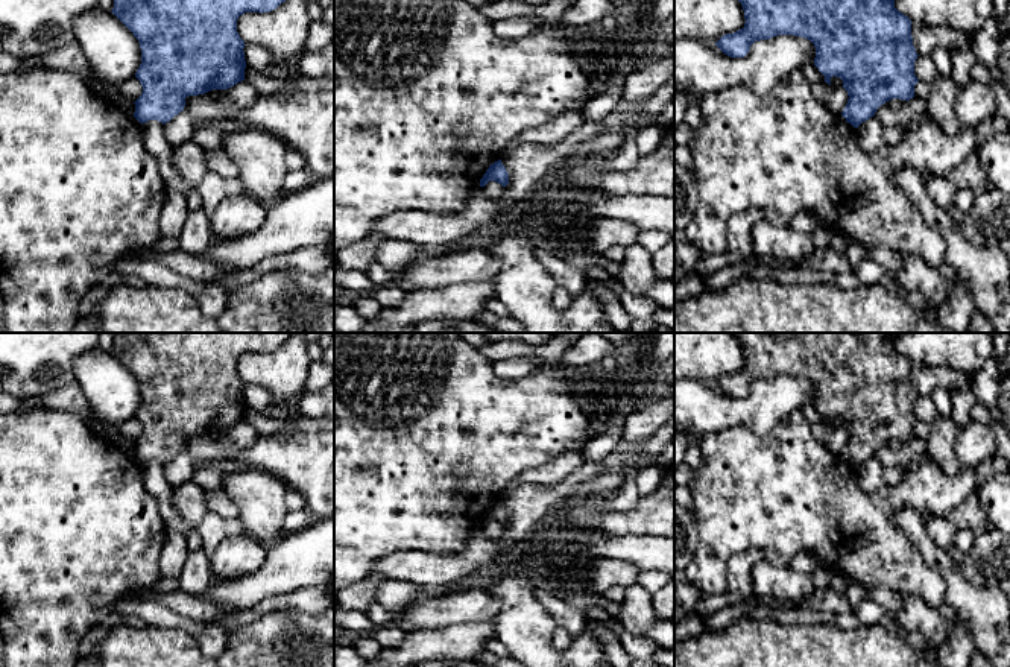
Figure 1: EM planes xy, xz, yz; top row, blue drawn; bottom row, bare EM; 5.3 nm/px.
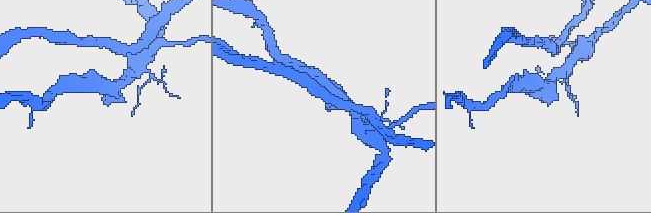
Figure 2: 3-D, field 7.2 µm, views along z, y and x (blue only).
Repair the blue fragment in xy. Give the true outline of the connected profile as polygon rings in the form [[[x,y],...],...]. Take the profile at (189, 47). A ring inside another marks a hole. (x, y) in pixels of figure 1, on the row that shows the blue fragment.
[[[114,0],[112,14],[134,33],[141,49],[141,64],[135,77],[143,87],[134,102],[134,117],[143,125],[158,120],[163,125],[184,111],[188,96],[211,90],[228,90],[245,81],[245,41],[237,32],[237,20],[245,12],[270,12],[286,0]]]

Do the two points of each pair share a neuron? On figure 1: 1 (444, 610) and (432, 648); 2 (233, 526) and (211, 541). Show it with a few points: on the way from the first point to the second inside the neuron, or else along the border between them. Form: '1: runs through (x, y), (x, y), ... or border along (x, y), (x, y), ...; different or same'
1: border along (473, 622), (433, 631), (410, 631), (407, 634); different
2: runs through (228, 527), (216, 537); same

